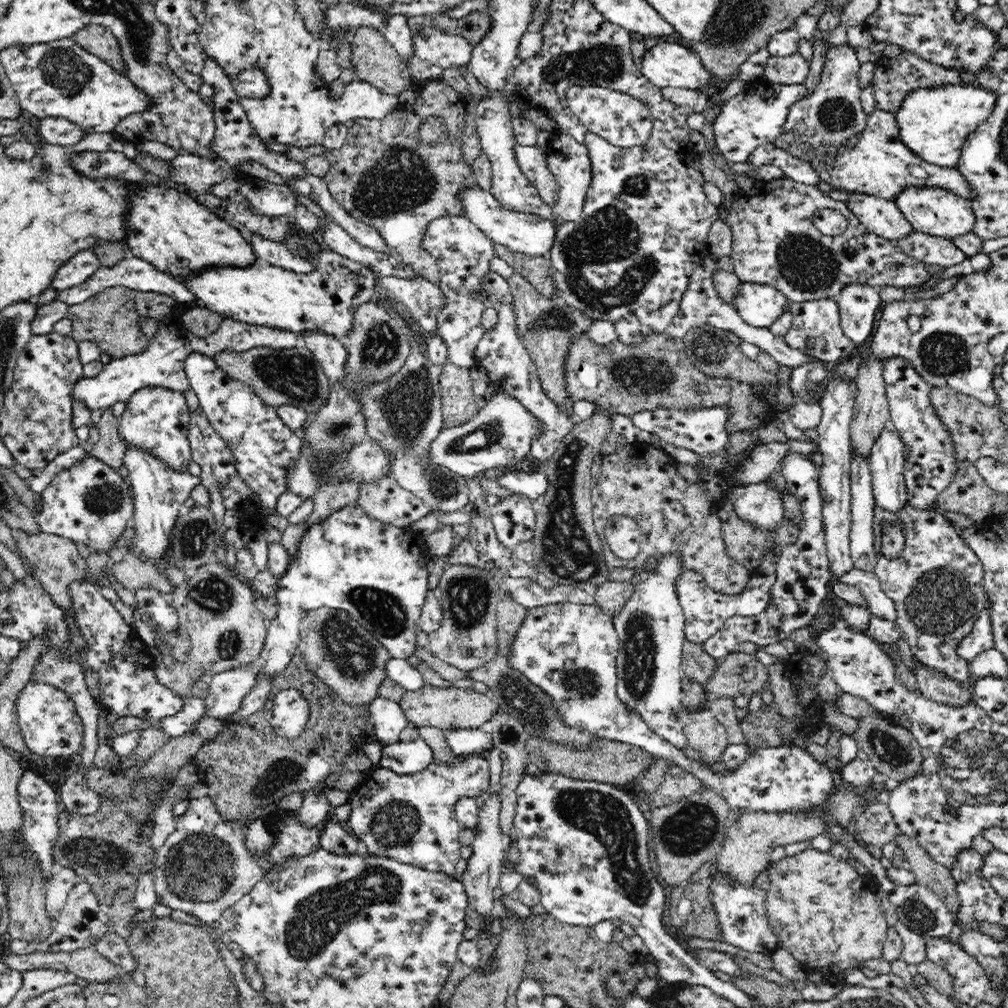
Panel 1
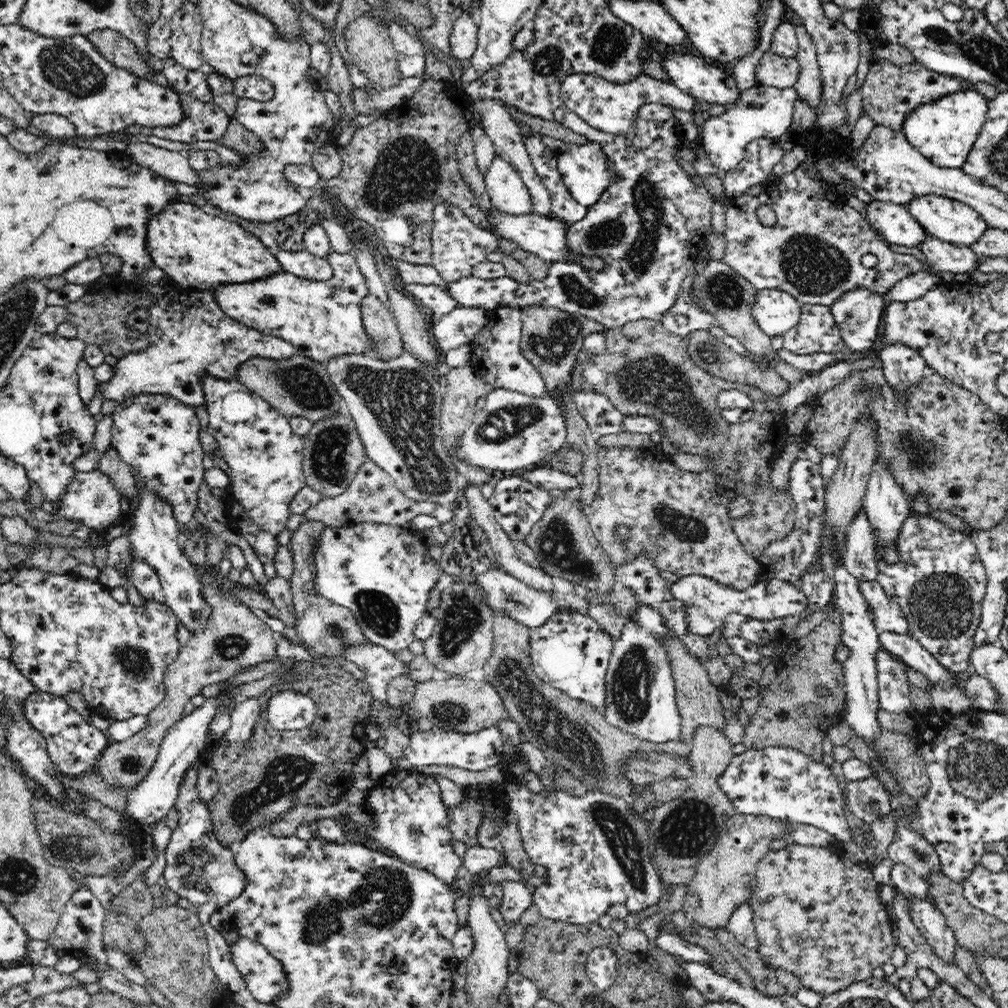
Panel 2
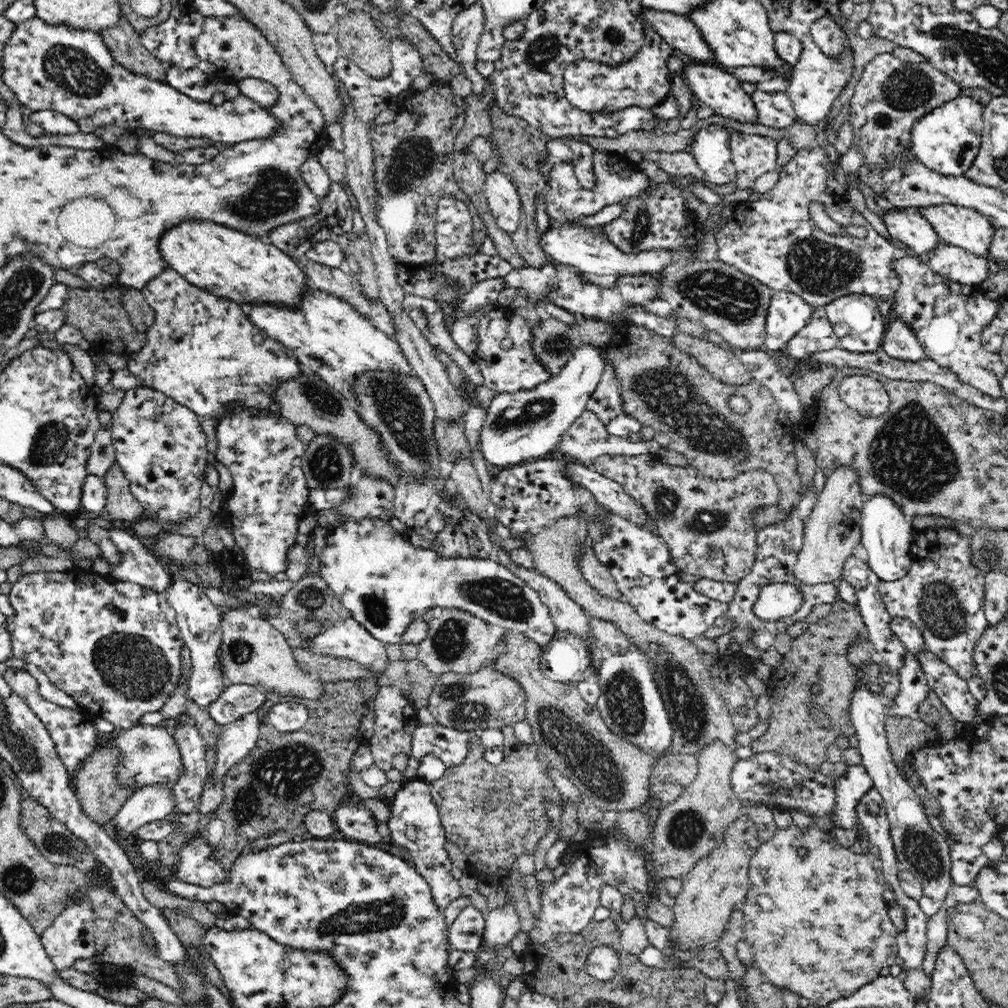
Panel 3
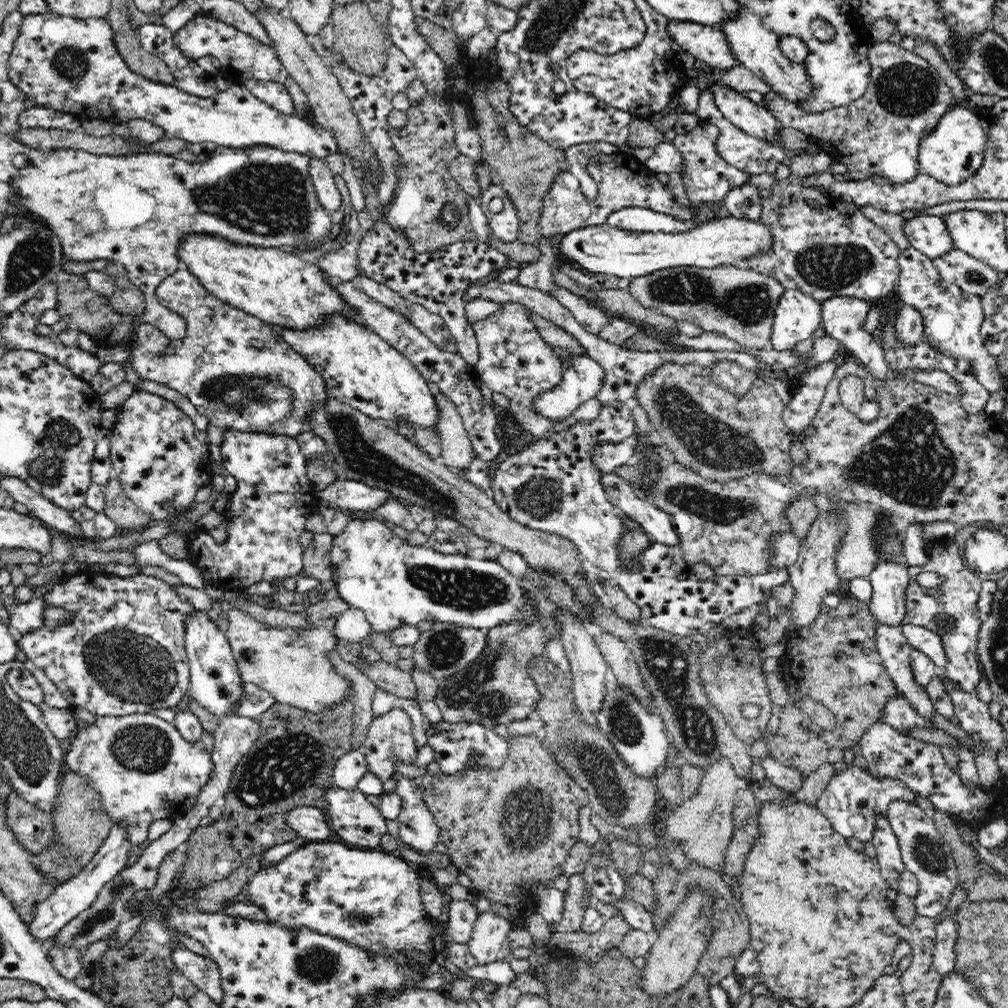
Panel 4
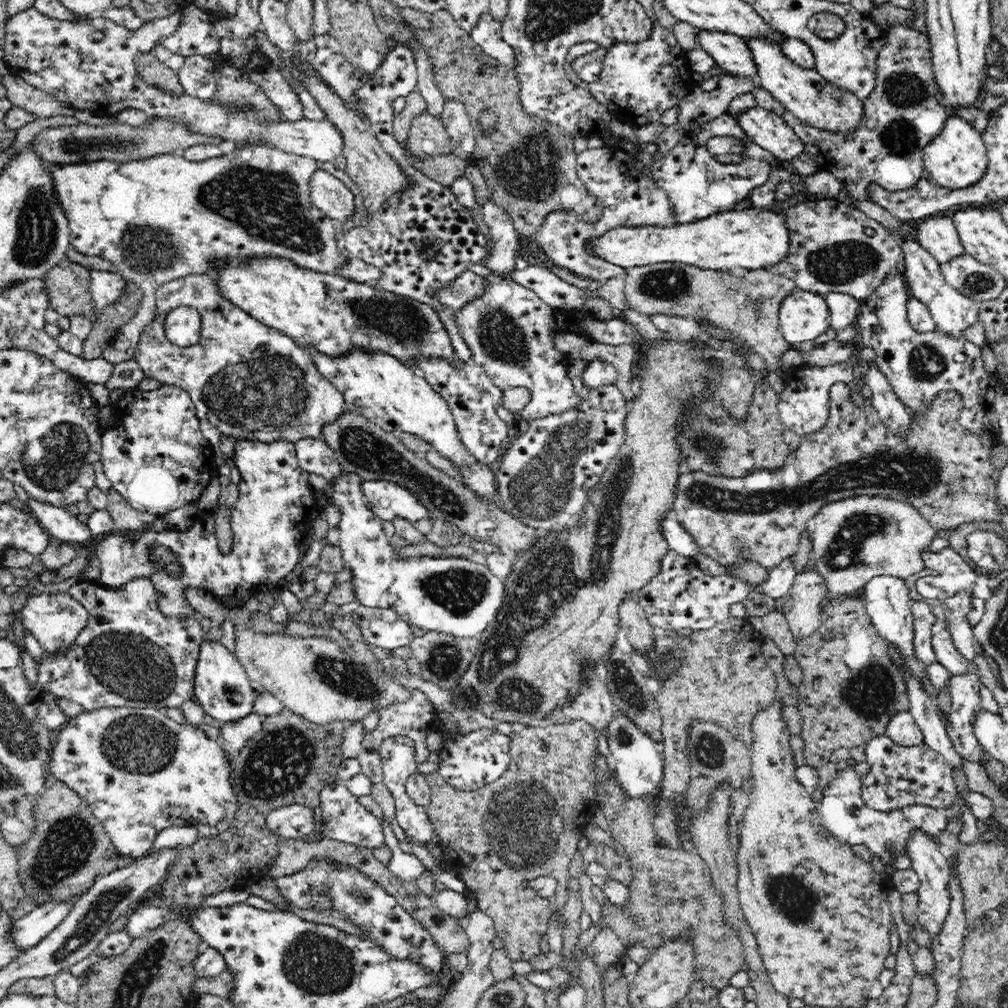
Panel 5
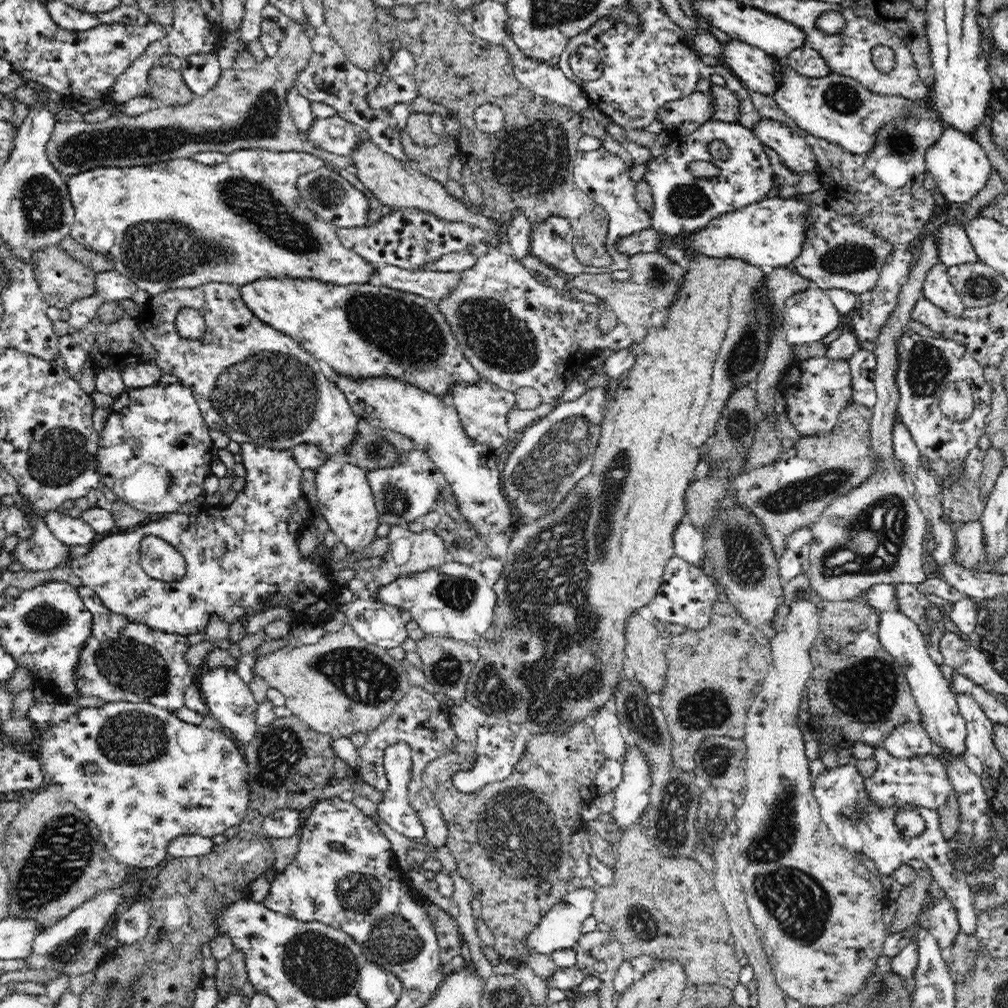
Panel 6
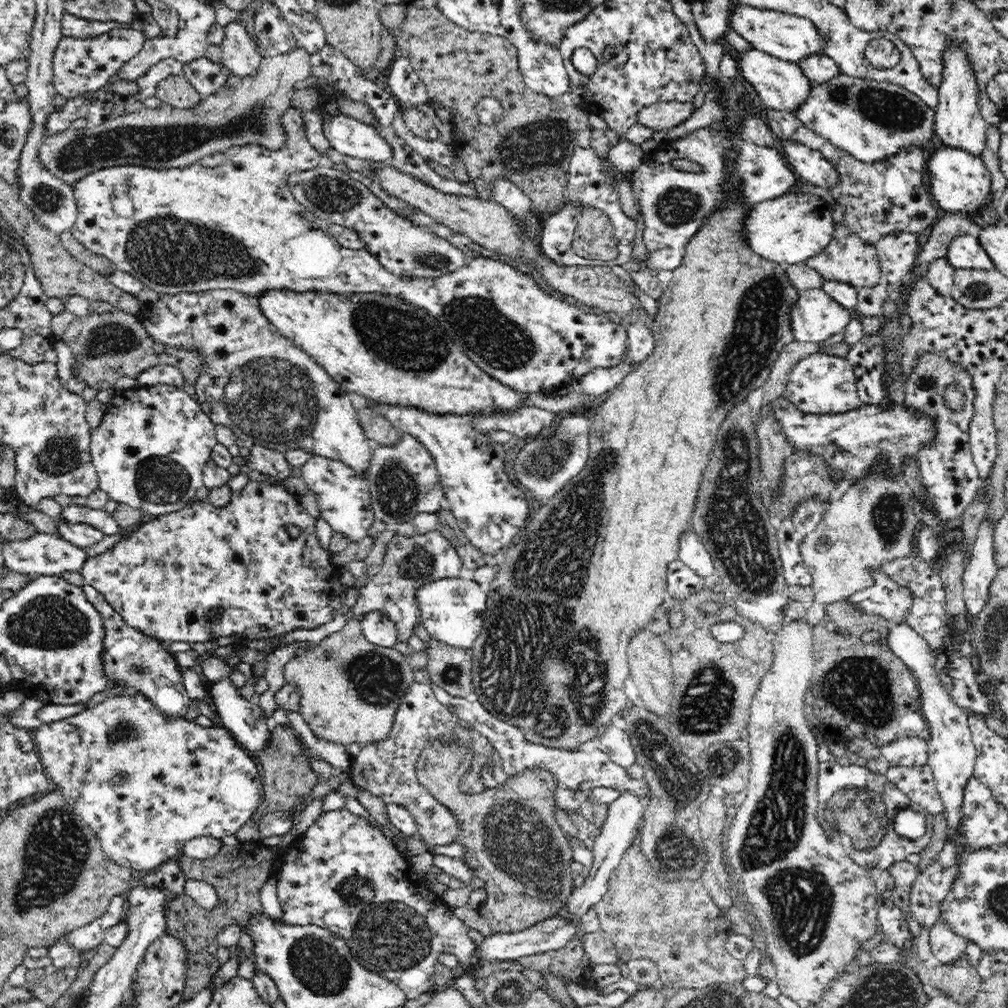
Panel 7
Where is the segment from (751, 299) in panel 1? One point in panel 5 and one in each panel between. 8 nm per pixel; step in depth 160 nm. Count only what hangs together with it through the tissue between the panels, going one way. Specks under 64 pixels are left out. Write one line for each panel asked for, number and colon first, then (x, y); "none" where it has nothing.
2: (775, 311)
3: (788, 313)
4: (798, 316)
5: (804, 315)

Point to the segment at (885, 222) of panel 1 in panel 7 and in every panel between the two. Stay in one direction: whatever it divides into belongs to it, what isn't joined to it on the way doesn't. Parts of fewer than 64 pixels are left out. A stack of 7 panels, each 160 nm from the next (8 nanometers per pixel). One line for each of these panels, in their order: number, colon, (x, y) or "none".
2: (894, 222)
3: (913, 229)
4: (930, 234)
5: (939, 236)
6: (956, 248)
7: (966, 251)

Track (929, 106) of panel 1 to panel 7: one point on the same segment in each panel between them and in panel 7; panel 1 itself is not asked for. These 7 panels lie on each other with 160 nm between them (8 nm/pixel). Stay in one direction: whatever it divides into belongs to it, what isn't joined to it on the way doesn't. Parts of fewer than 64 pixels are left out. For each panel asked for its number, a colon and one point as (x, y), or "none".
2: (944, 131)
3: (947, 141)
4: (955, 151)
5: (957, 158)
6: (959, 166)
7: (960, 183)

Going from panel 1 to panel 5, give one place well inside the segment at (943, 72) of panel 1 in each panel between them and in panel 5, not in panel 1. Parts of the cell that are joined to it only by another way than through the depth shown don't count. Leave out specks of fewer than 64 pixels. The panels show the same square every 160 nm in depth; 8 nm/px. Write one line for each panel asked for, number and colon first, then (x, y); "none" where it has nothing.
2: (889, 92)
3: (891, 96)
4: (880, 134)
5: (903, 115)

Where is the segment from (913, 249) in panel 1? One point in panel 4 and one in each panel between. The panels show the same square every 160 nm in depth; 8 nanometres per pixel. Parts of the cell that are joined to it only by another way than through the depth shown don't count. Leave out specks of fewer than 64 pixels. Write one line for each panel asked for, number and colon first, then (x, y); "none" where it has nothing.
2: (941, 256)
3: (955, 264)
4: (974, 277)

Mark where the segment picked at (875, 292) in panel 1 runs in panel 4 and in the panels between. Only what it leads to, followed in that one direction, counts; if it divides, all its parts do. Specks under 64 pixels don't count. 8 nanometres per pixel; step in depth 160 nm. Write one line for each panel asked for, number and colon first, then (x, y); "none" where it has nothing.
2: (857, 313)
3: (856, 321)
4: (843, 316)

